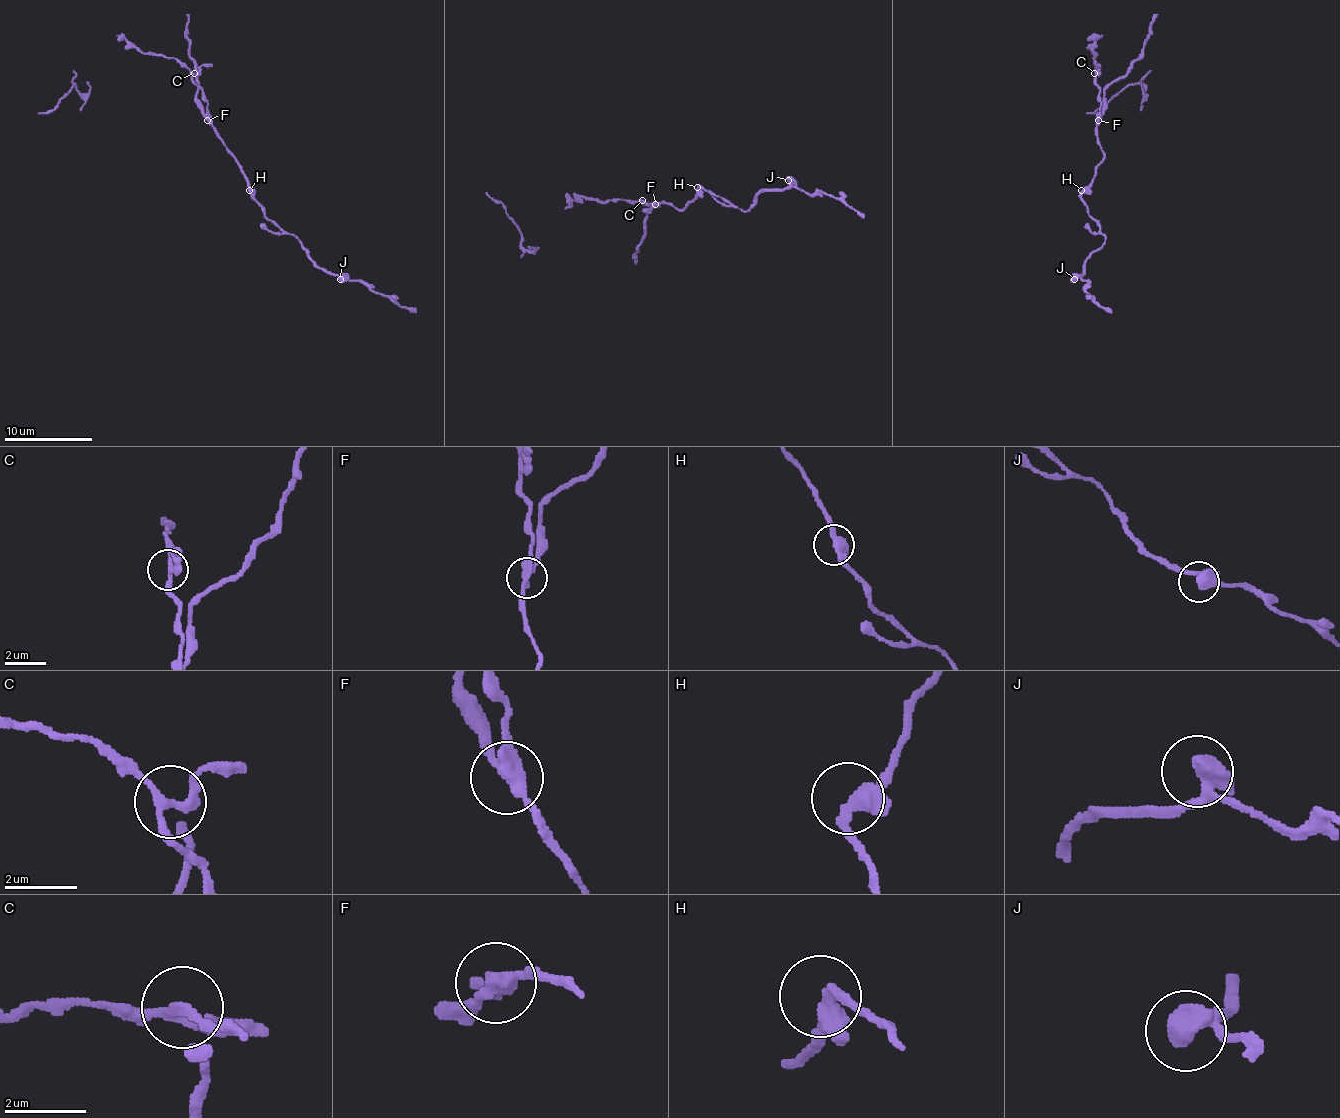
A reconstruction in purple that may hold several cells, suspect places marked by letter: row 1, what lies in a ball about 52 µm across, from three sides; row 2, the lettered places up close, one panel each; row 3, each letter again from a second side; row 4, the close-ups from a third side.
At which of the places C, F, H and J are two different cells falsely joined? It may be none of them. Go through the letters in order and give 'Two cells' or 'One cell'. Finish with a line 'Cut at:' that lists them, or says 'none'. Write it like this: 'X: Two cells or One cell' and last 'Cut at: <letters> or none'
C: One cell
F: Two cells
H: One cell
J: One cell
Cut at: F

